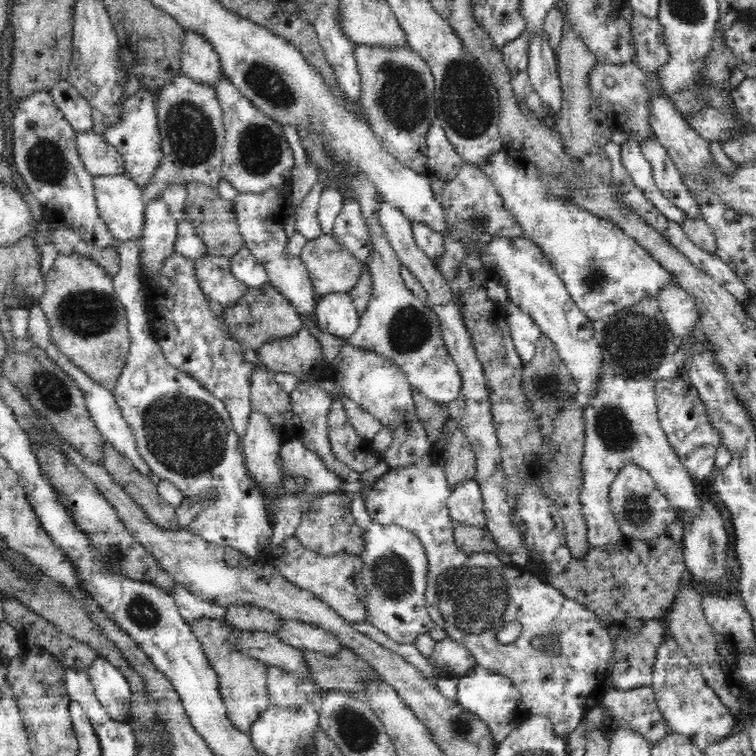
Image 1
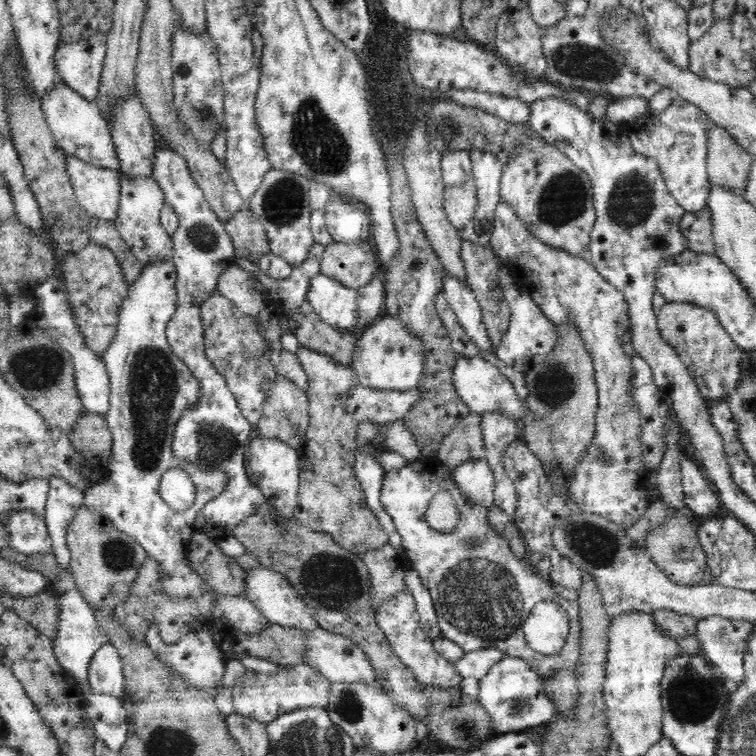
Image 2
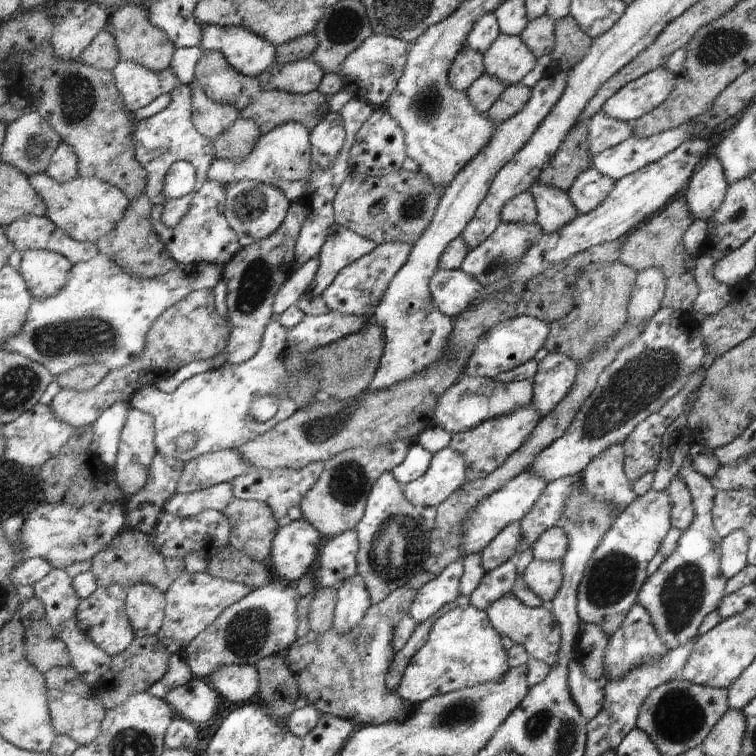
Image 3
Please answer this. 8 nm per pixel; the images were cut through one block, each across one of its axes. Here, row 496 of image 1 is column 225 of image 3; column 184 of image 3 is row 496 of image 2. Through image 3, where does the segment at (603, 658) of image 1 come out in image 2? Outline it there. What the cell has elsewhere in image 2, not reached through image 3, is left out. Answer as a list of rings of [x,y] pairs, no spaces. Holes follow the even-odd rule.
[[[421,457],[400,467],[400,470],[388,471],[380,488],[382,507],[401,534],[406,556],[432,597],[443,637],[468,652],[495,648],[504,652],[505,656],[524,659],[532,671],[540,675],[542,685],[548,685],[557,672],[572,671],[578,662],[578,602],[556,594],[548,583],[548,577],[542,576],[533,566],[532,558],[521,559],[512,552],[508,541],[488,525],[487,509],[468,505],[462,498],[452,473],[434,457]],[[440,491],[448,491],[457,505],[459,519],[452,532],[434,530],[425,519],[432,496]],[[540,601],[552,601],[563,606],[570,619],[570,642],[551,657],[530,649],[523,633],[524,621]]]

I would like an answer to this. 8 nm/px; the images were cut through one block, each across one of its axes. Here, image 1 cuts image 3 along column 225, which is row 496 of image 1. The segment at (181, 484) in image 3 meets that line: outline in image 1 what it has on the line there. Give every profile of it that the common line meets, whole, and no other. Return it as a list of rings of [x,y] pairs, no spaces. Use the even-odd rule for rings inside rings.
[[[476,479],[456,486],[449,496],[447,506],[450,518],[456,524],[487,530],[483,494]]]

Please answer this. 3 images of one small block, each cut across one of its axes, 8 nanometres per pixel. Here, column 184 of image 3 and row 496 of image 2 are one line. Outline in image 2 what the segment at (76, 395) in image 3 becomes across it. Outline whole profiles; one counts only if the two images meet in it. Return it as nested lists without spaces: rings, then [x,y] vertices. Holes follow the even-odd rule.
[[[300,346],[296,354],[309,380],[309,424],[302,444],[295,448],[300,465],[299,500],[292,517],[302,527],[328,533],[344,550],[360,556],[388,544],[389,540],[376,515],[367,506],[366,495],[354,474],[359,426],[344,409],[342,396],[358,385],[356,372],[316,350]]]

